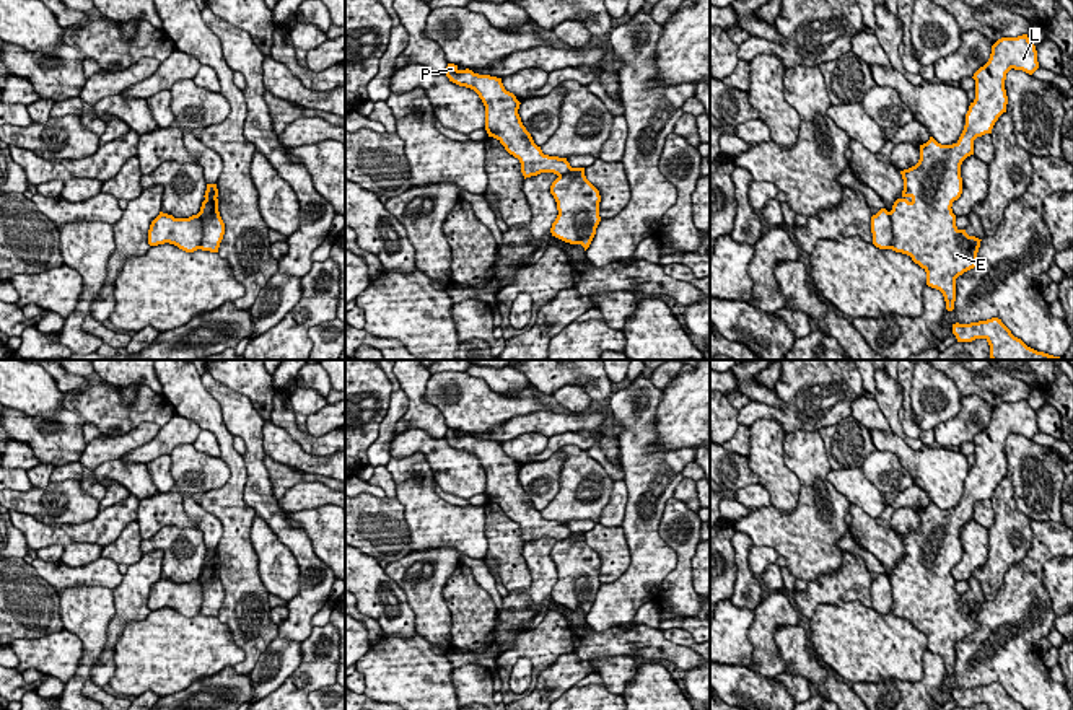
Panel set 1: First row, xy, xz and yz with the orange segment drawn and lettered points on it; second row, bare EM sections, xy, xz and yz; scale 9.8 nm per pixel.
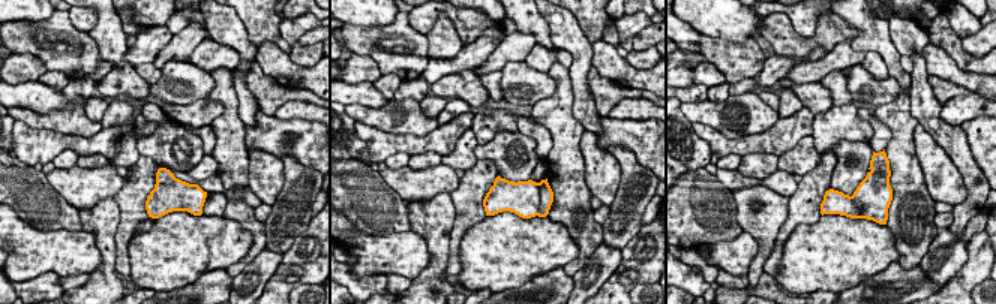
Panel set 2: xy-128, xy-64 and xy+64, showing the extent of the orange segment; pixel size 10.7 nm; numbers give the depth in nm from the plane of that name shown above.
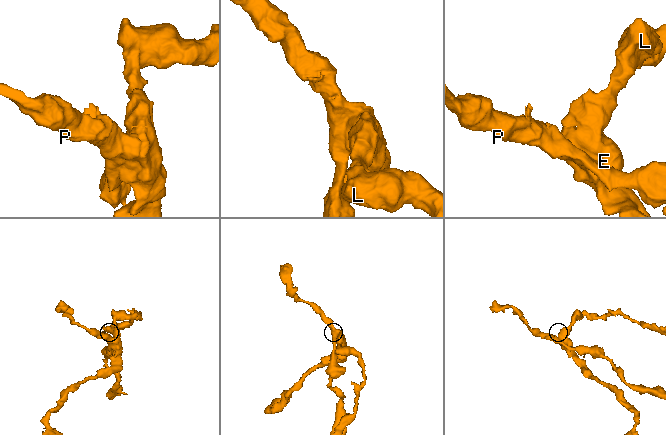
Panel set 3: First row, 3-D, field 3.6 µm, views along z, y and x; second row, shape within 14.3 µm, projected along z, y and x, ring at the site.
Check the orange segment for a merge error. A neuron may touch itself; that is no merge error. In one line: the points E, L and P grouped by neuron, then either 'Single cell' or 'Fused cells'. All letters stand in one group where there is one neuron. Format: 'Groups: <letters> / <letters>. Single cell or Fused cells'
Groups: E L / P. Fused cells

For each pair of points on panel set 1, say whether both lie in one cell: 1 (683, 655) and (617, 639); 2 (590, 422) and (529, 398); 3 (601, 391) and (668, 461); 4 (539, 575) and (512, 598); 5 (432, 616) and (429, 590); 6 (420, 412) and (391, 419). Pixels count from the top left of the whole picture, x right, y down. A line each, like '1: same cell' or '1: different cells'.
1: same cell
2: different cells
3: different cells
4: same cell
5: same cell
6: different cells

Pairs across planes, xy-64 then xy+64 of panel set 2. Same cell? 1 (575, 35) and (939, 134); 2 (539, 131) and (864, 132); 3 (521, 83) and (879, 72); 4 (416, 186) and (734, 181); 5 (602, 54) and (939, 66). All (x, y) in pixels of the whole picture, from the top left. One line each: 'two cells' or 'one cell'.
1: one cell
2: two cells
3: two cells
4: one cell
5: one cell

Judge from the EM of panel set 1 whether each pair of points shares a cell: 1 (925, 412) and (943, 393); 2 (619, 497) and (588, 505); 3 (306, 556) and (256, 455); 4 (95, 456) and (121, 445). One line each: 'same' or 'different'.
1: same
2: different
3: same
4: same

